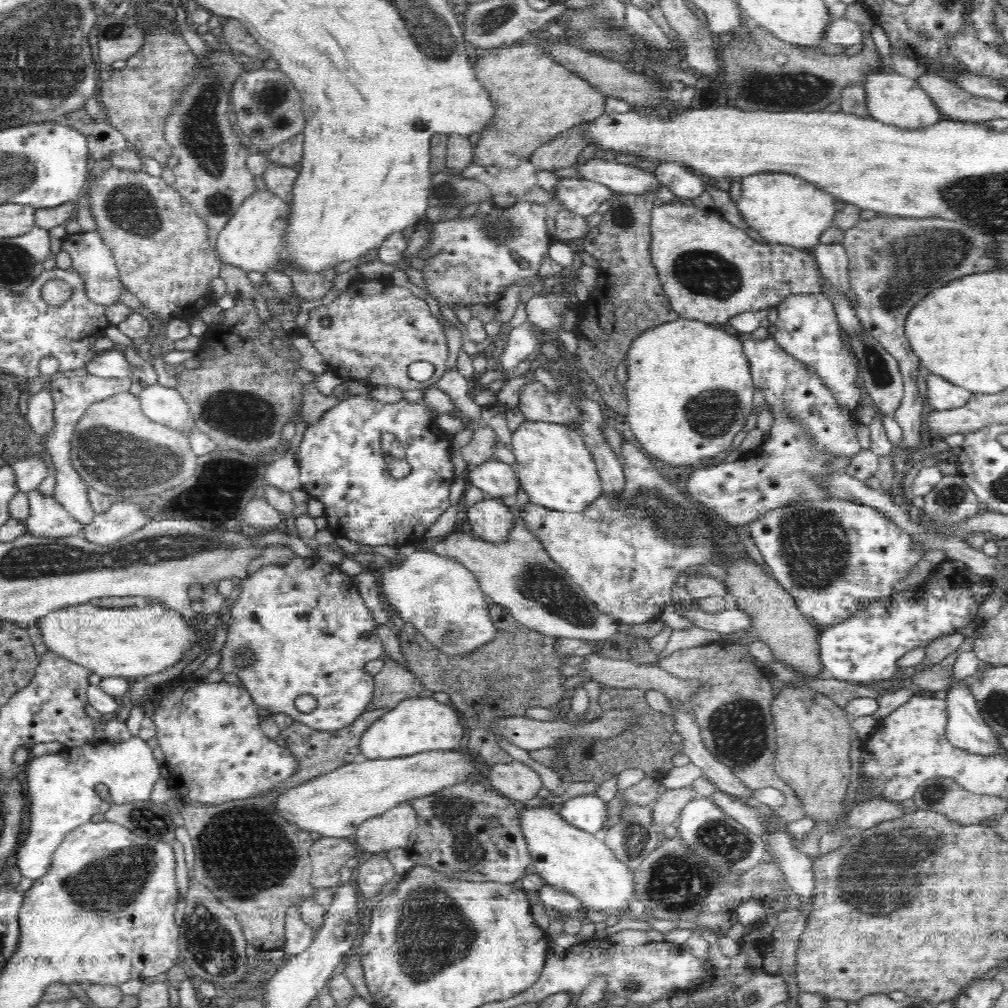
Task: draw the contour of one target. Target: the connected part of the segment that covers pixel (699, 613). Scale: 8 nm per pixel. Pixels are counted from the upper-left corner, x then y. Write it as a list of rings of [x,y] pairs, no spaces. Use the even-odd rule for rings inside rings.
[[[694,600],[688,603],[681,616],[686,616],[688,620],[698,628],[719,632],[720,634],[730,634],[739,630],[751,630],[751,618],[743,610],[733,604],[720,612],[704,612]]]

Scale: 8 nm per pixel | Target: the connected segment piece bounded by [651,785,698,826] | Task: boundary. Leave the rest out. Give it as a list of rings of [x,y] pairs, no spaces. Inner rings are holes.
[[[692,785],[668,789],[666,792],[661,793],[652,804],[651,822],[654,822],[656,826],[675,824],[686,804],[697,797],[698,794],[694,791]]]

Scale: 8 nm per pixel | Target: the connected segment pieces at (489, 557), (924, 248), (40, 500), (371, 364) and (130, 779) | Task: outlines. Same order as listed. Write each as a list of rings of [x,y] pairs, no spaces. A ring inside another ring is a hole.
[[[518,517],[512,531],[508,534],[508,540],[502,544],[490,544],[473,534],[454,530],[444,538],[432,541],[428,544],[427,549],[434,551],[434,554],[458,560],[466,569],[476,575],[476,580],[491,604],[502,605],[522,626],[544,634],[546,638],[550,636],[556,639],[579,638],[587,642],[600,641],[607,644],[610,636],[617,631],[618,622],[596,607],[596,603],[586,596],[576,582],[573,582],[568,572],[550,558],[550,555],[541,545],[540,537],[536,538],[530,531],[526,530],[526,525]]]
[[[884,215],[884,217],[874,216],[868,220],[860,219],[852,228],[844,231],[842,242],[848,255],[848,282],[855,296],[854,309],[857,317],[863,328],[898,361],[904,381],[904,392],[902,402],[894,412],[893,418],[902,429],[902,443],[906,447],[916,447],[922,444],[920,428],[922,428],[922,412],[924,412],[924,399],[920,397],[918,391],[918,372],[920,372],[918,366],[921,362],[905,337],[905,320],[916,304],[936,288],[946,286],[948,282],[970,274],[1000,269],[1000,263],[993,252],[997,241],[992,236],[978,233],[955,220],[950,221],[940,217],[910,218]],[[888,266],[892,266],[892,274],[885,272],[886,280],[878,282],[876,274],[882,276],[884,270],[888,270]]]
[[[38,489],[28,492],[30,516],[24,525],[36,537],[64,538],[81,534],[83,526],[53,497],[44,497]]]
[[[372,281],[365,285],[358,283],[352,288],[342,291],[342,294],[328,305],[320,305],[309,312],[309,319],[305,325],[305,330],[300,330],[300,334],[307,336],[312,342],[314,348],[322,354],[323,360],[328,365],[334,366],[337,376],[344,380],[356,379],[366,381],[372,385],[382,385],[395,387],[404,391],[418,390],[430,385],[436,385],[436,382],[442,378],[442,375],[449,367],[449,350],[445,330],[440,321],[432,315],[424,299],[419,299],[408,289],[394,285],[383,287],[376,286]],[[323,317],[331,318],[329,327],[322,327],[320,320]],[[418,361],[430,362],[434,365],[435,372],[430,379],[418,382],[408,375],[408,366],[412,362]]]
[[[142,740],[129,744],[106,742],[102,745],[84,745],[71,748],[70,751],[48,753],[39,757],[26,757],[21,767],[28,780],[27,799],[29,802],[30,826],[26,840],[16,852],[17,866],[23,876],[39,879],[52,862],[52,854],[67,837],[68,833],[78,826],[90,822],[94,814],[105,813],[113,804],[126,804],[137,800],[148,800],[154,784],[160,780],[160,765],[152,755],[148,743]]]

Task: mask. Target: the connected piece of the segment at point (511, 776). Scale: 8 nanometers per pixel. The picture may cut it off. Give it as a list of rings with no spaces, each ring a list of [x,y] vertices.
[[[521,761],[498,763],[485,773],[490,790],[497,791],[515,802],[534,798],[543,788],[538,773]]]

